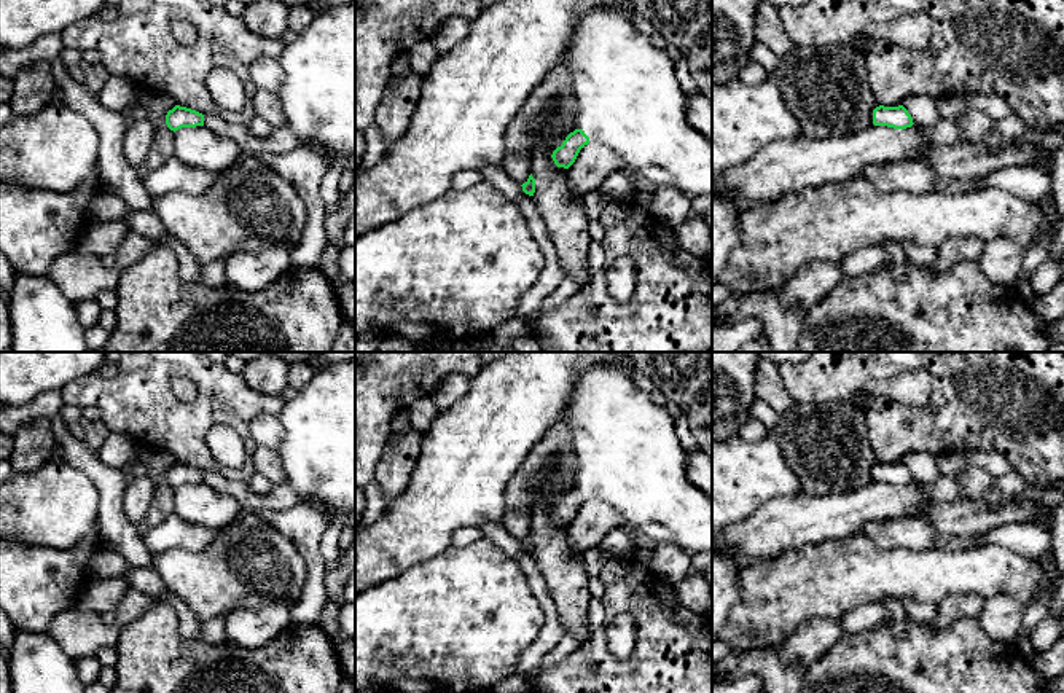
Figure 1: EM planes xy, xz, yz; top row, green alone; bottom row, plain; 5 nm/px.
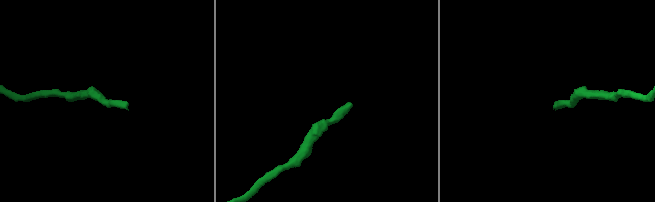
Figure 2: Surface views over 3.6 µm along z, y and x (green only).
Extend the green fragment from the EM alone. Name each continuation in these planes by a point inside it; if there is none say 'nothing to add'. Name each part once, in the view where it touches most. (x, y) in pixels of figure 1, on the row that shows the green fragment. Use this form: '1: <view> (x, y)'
1: xz (628, 96)

